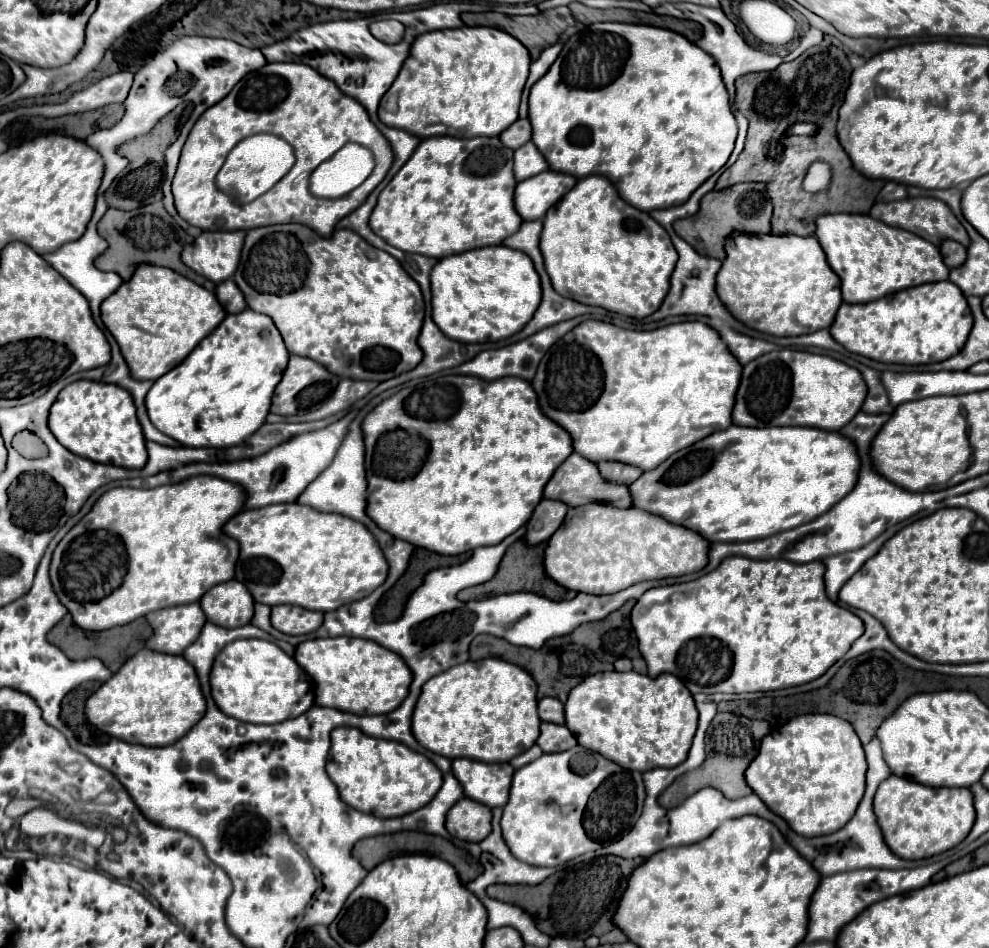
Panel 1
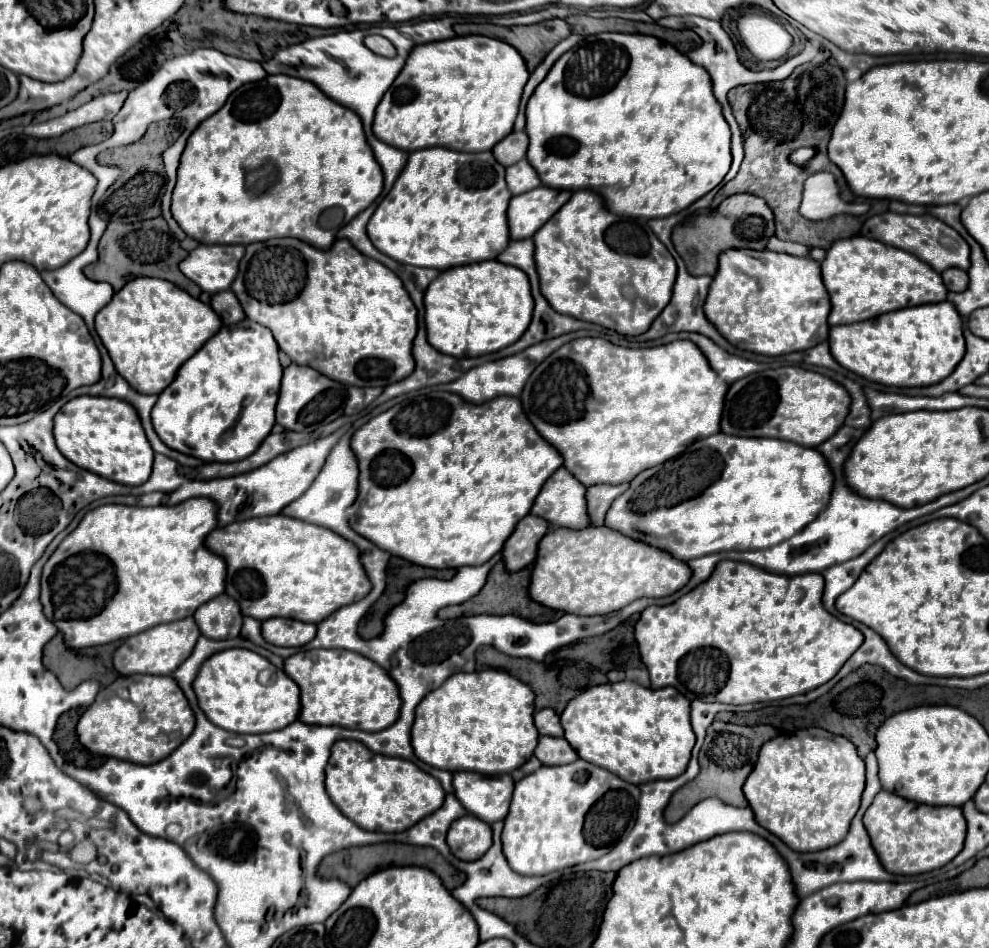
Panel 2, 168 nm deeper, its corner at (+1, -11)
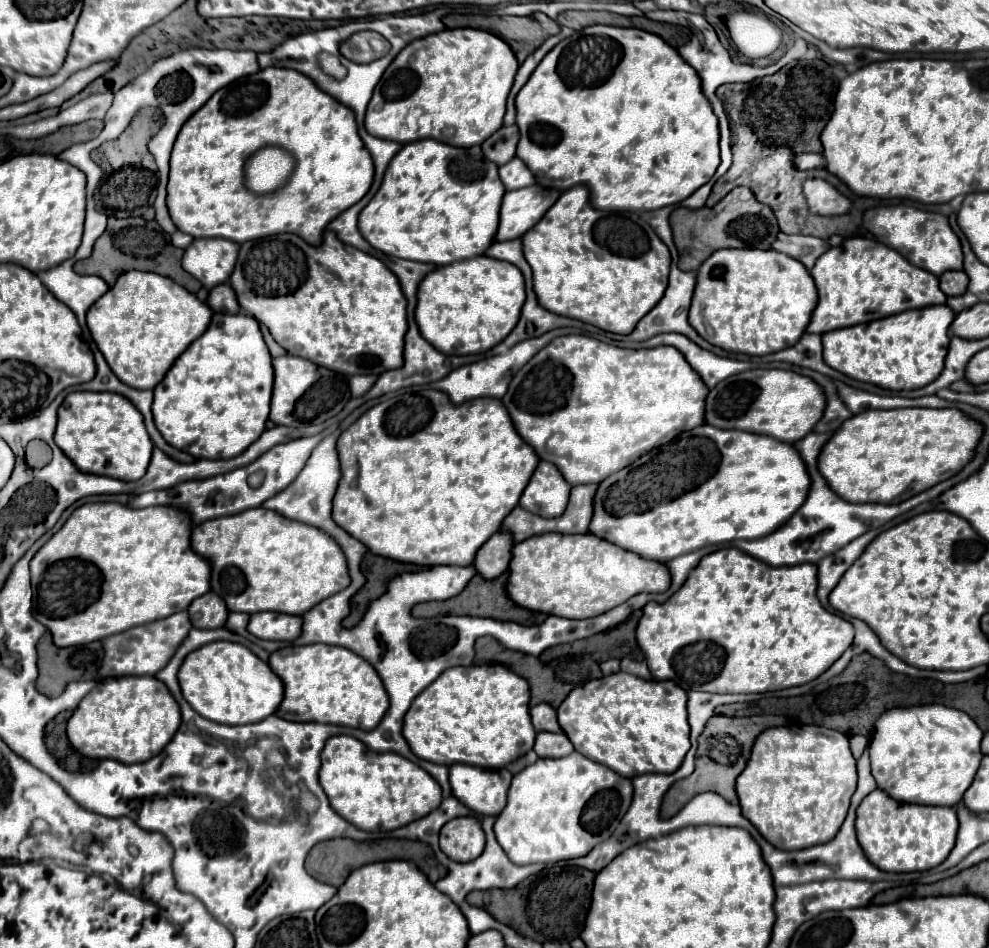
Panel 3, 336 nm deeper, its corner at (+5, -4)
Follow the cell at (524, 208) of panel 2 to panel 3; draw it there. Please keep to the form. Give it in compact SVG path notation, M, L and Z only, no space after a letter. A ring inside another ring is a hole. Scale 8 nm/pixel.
M540 185L508 191L502 199L500 225L494 239L510 241L522 237L544 217L544 213L556 203L558 195L558 189L546 189Z

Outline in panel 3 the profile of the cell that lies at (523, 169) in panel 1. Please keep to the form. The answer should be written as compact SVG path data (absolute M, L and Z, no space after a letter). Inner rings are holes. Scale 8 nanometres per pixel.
M514 157L506 165L502 165L498 169L498 173L500 173L500 179L502 179L502 183L504 183L504 187L508 191L512 191L512 189L524 189L524 187L530 187L530 185L536 183L534 175L530 173L530 169L518 157Z

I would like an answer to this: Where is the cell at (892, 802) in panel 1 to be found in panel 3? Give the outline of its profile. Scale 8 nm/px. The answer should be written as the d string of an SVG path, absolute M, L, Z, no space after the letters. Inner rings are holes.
M882 789L872 791L856 809L856 837L868 861L882 871L908 873L940 865L954 847L958 817L954 807L898 803Z

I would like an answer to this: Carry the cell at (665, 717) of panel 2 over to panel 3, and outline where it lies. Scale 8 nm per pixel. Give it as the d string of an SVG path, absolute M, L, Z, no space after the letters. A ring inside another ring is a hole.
M624 671L574 687L558 707L558 723L578 753L610 767L612 771L628 779L644 773L674 773L682 765L684 755L690 749L686 691L674 681L646 681Z

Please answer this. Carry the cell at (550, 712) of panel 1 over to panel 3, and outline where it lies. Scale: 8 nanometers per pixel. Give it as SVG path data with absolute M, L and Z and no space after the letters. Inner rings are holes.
M536 705L530 708L531 721L536 731L552 731L552 733L560 733L560 725L556 721L556 711L550 705Z

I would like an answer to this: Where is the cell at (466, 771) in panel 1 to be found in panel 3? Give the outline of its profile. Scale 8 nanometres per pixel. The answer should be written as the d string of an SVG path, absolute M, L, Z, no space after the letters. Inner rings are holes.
M456 763L450 767L452 795L478 815L500 815L506 807L506 793L512 781L508 769L482 769Z

